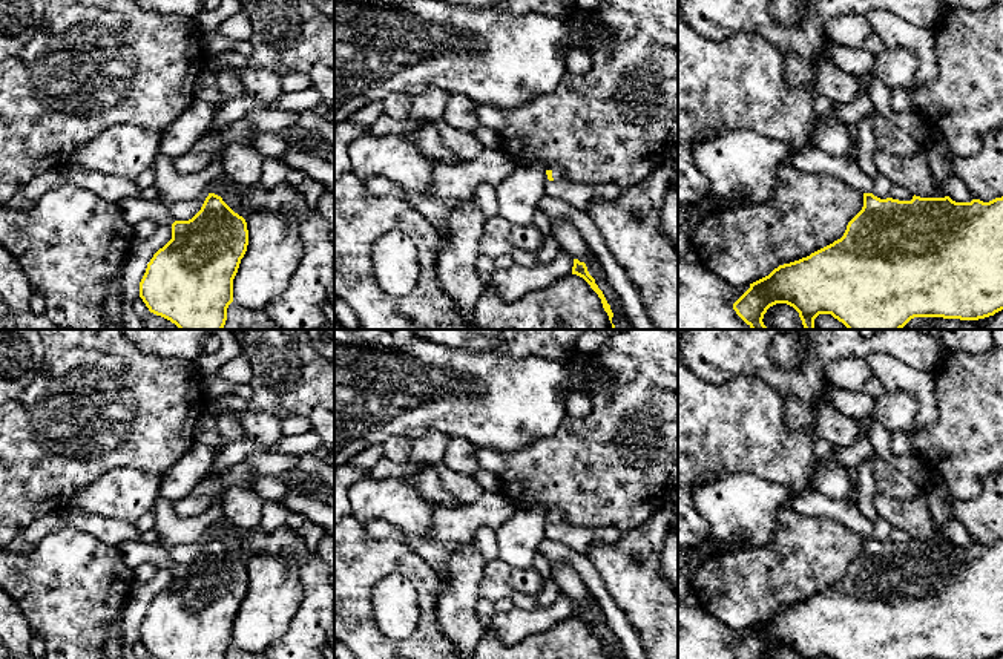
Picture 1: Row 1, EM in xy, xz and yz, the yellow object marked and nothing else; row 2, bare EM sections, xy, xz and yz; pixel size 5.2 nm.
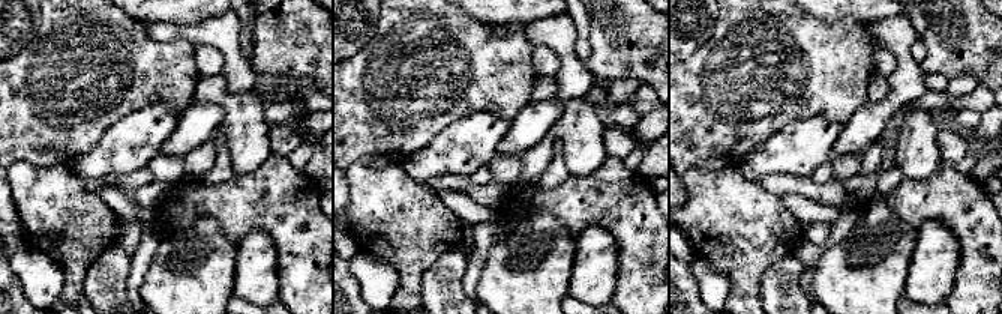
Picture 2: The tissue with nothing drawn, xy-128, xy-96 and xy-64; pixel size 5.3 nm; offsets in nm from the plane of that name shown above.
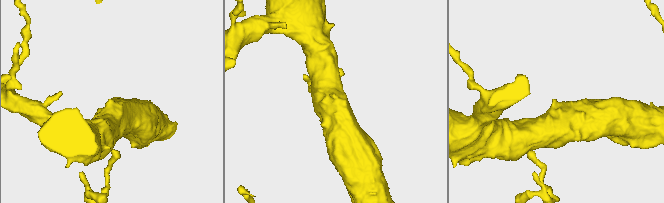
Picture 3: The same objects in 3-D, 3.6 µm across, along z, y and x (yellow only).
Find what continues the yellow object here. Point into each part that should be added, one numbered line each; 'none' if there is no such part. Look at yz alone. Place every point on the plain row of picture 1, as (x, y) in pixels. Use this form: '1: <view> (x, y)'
1: yz (845, 511)

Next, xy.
none

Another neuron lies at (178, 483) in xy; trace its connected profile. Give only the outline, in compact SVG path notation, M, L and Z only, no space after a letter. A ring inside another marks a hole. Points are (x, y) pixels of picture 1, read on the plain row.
M193 443L176 464L163 475L159 500L176 503L193 495L195 486L209 475L216 449L202 443Z

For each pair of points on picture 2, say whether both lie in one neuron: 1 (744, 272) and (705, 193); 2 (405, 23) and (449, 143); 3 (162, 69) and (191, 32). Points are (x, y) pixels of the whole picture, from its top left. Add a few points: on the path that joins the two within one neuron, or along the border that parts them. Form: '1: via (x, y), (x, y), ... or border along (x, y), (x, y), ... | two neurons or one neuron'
1: via (746, 253), (741, 230), (725, 212) | one neuron
2: border along (476, 113), (458, 117), (429, 143), (416, 150) | two neurons
3: border along (150, 36), (158, 41), (186, 39), (194, 47) | two neurons

